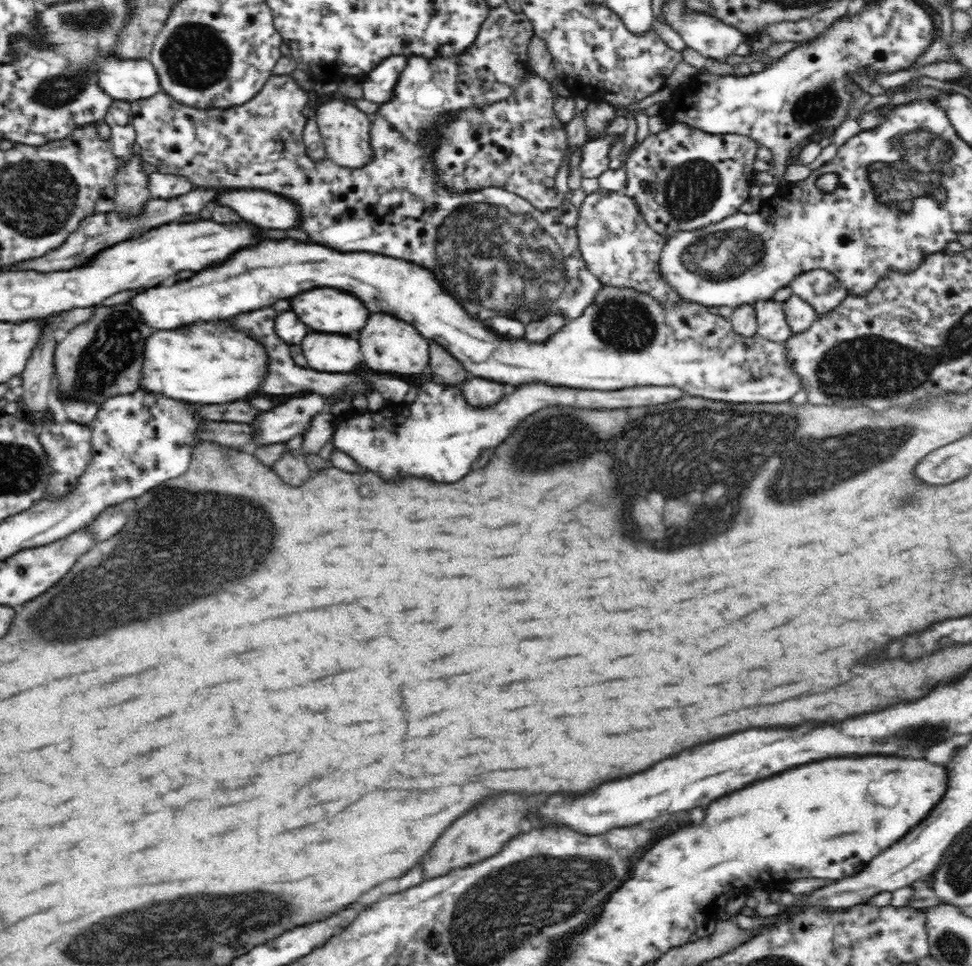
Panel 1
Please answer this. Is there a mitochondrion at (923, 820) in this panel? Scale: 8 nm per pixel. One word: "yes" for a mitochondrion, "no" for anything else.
no

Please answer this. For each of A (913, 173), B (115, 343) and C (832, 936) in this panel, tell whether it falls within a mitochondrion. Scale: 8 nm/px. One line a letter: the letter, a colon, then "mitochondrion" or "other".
A: mitochondrion
B: mitochondrion
C: other

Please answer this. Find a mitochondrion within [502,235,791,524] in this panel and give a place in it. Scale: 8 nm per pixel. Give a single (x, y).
(623, 323)

